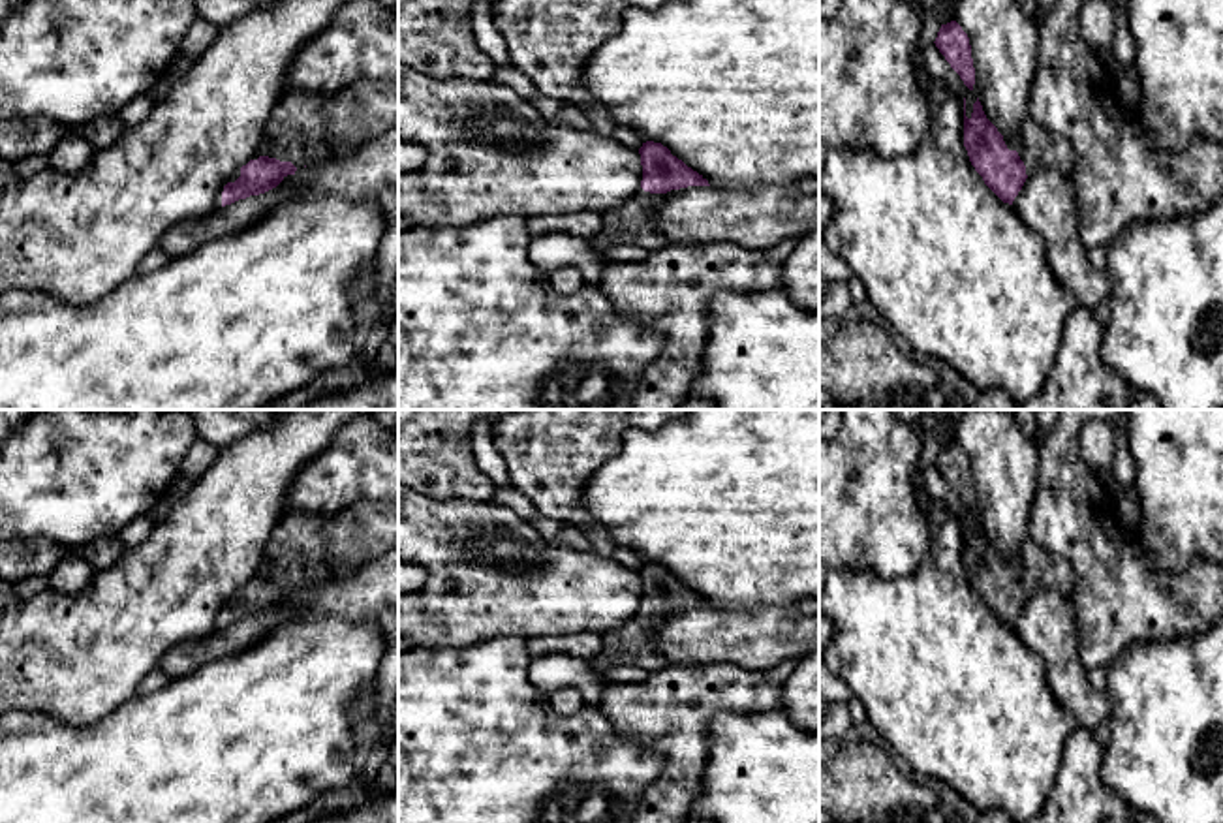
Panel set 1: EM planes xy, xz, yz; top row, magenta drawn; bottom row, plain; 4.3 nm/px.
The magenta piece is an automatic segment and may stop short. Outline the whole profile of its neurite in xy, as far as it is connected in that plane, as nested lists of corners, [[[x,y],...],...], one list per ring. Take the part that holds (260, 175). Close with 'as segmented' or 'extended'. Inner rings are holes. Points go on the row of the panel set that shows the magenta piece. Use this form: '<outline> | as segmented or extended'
[[[357,79],[336,94],[282,94],[252,160],[218,194],[218,207],[276,188],[301,167],[344,162],[398,126],[398,81]]] | extended

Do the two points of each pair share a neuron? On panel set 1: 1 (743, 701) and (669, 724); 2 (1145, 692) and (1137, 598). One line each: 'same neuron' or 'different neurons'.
1: same neuron
2: different neurons

